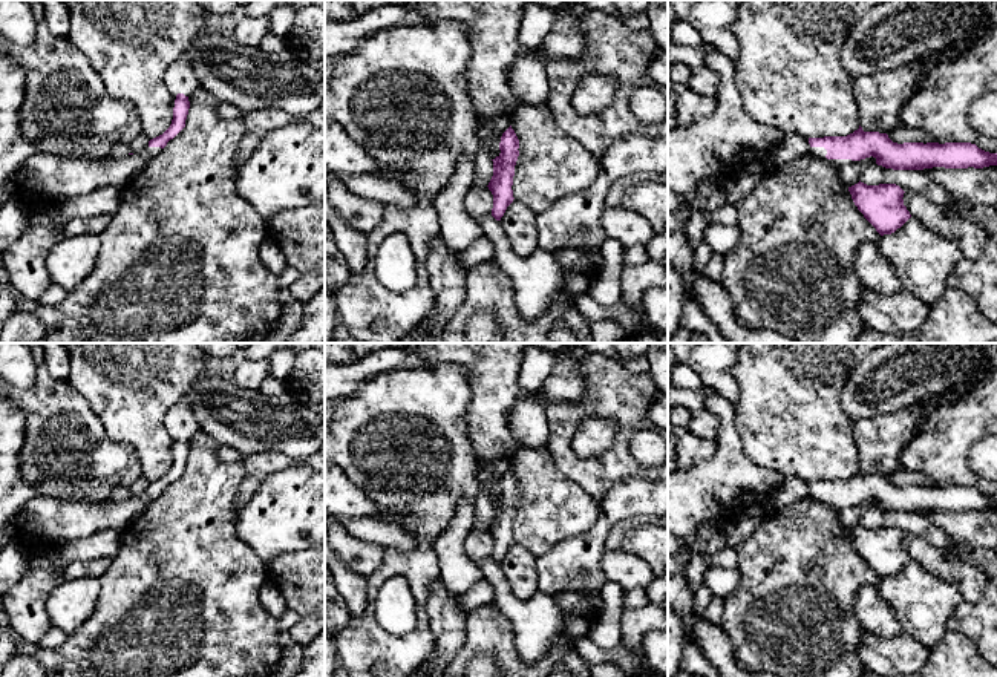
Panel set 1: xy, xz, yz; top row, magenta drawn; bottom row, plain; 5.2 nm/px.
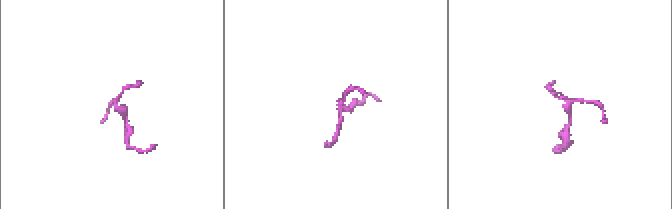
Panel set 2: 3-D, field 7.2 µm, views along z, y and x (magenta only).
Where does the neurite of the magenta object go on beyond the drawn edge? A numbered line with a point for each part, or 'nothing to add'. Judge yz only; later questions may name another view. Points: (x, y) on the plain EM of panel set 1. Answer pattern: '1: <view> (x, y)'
1: yz (820, 495)

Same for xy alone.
1: xy (54, 520)

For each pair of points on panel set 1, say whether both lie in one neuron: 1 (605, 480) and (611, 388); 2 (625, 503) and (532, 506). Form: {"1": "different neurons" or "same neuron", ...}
{"1": "same neuron", "2": "different neurons"}

